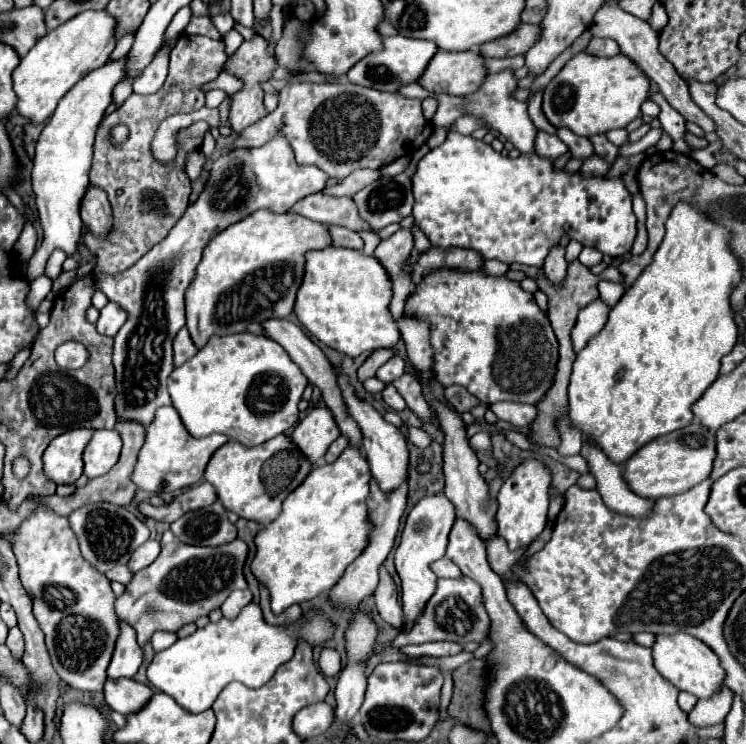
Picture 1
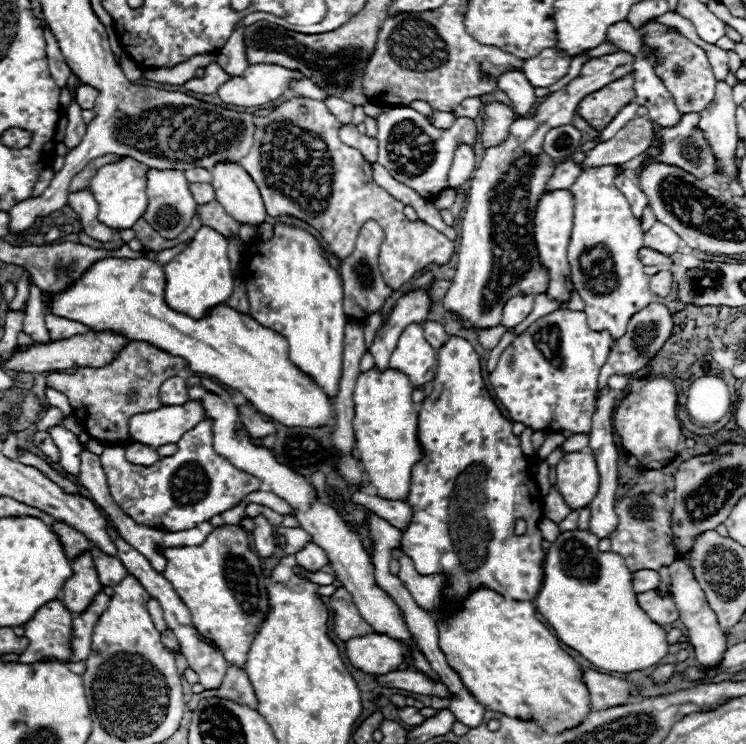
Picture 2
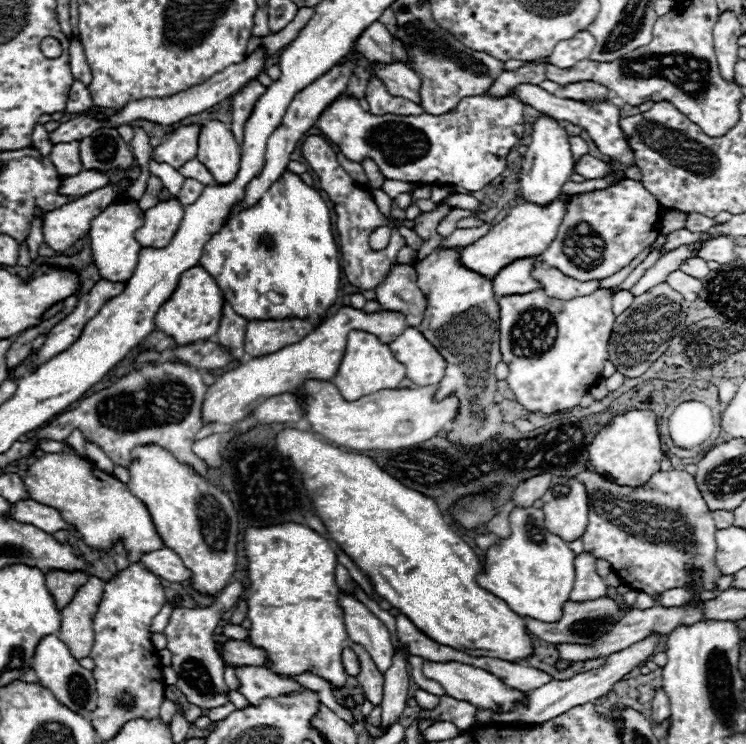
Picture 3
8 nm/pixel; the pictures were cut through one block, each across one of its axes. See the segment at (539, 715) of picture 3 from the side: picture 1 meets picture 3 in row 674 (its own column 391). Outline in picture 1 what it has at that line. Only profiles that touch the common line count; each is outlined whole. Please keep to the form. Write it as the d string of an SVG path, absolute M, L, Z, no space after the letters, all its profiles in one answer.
M380 566L380 584L374 592L374 600L376 600L378 614L386 622L390 622L394 628L400 628L400 624L404 622L404 614L402 614L402 608L398 602L396 584L384 566Z

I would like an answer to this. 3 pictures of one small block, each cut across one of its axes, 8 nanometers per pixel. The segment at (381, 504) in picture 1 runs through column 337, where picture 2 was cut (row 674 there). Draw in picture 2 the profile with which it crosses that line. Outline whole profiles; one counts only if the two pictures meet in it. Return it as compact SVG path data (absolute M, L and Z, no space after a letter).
M584 670L584 682L590 690L594 710L614 708L620 704L628 704L632 700L630 684L626 680L606 676L606 674L600 674L594 670Z

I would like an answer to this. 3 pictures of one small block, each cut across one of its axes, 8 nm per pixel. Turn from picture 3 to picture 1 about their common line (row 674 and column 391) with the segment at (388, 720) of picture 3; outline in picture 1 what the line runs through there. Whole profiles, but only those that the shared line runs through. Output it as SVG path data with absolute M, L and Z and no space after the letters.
M388 384L388 386L382 390L382 400L384 400L392 410L396 410L396 412L400 412L400 410L406 408L404 398L398 394L398 390L396 390L392 384Z

